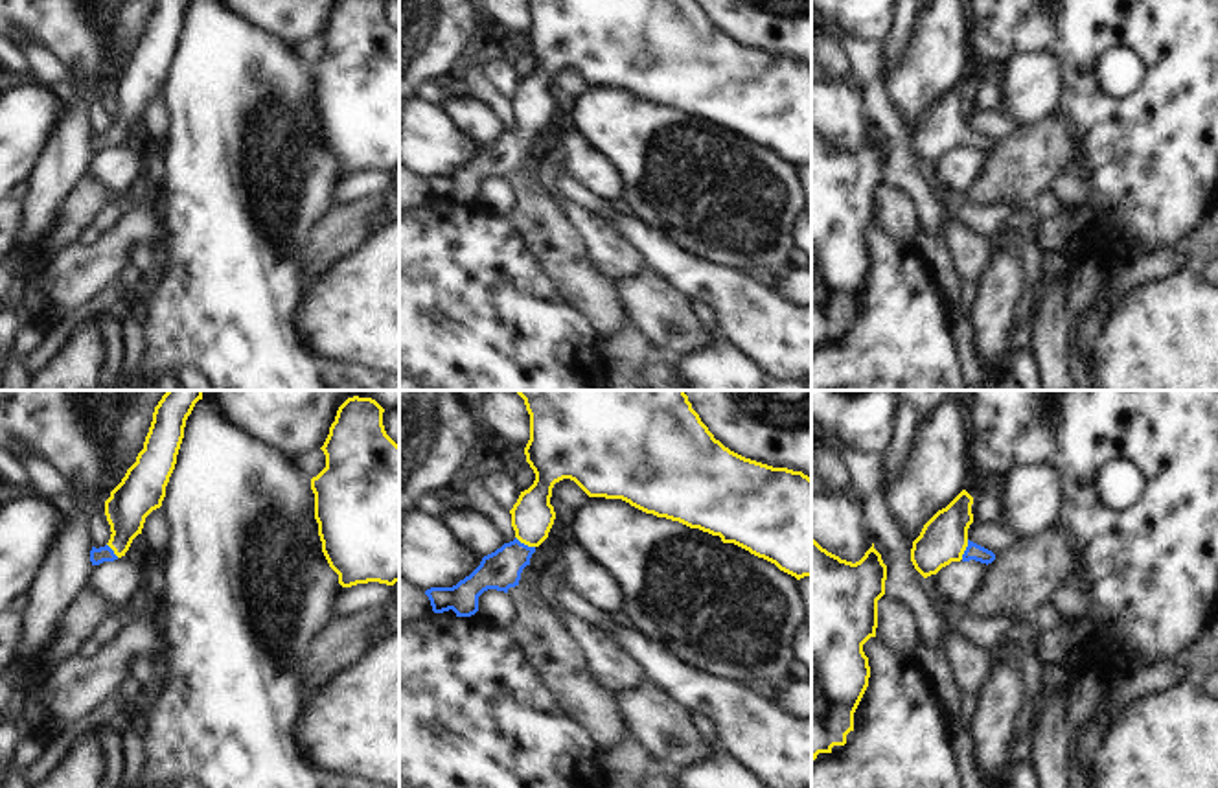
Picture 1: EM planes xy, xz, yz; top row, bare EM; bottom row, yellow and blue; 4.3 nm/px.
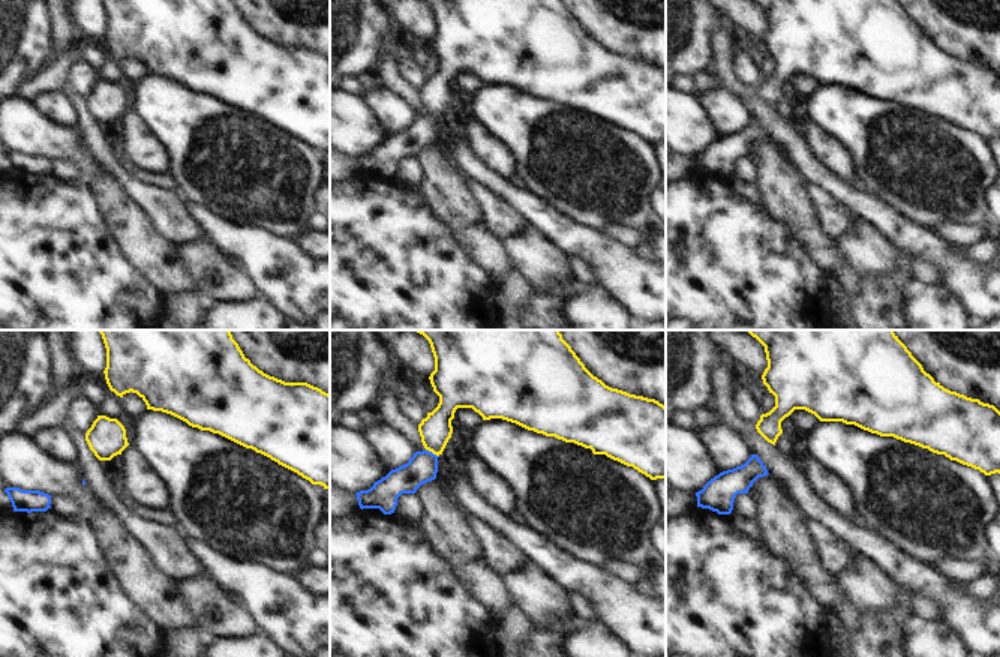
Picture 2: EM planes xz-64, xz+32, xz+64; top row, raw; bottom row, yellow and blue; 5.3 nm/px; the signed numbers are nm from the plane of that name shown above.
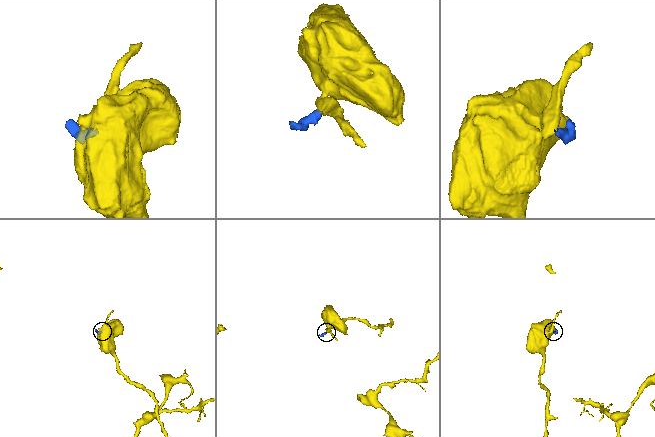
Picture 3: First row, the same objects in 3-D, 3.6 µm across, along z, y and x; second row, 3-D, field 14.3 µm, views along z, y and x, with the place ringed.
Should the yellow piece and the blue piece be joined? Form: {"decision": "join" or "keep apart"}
{"decision": "join"}

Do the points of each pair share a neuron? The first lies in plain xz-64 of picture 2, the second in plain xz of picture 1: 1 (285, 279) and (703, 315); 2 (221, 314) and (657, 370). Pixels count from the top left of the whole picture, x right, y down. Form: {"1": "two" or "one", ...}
{"1": "two", "2": "two"}

